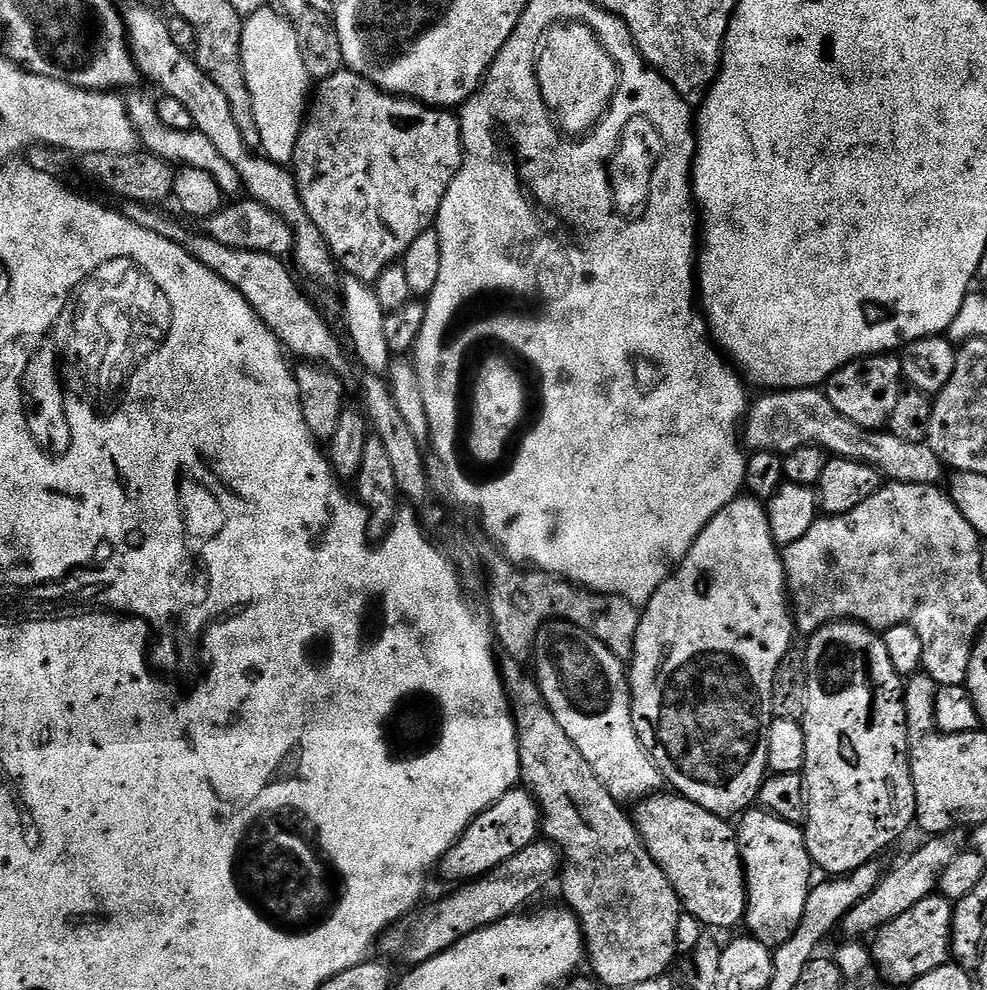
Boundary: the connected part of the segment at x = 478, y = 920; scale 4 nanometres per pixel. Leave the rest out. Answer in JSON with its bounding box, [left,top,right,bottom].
[382,838,561,966]

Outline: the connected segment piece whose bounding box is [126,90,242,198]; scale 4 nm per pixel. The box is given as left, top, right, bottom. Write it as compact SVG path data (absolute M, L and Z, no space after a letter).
M132 90L127 93L126 105L130 114L130 122L134 122L134 130L138 134L143 151L152 152L173 166L206 170L206 174L210 174L210 178L214 178L214 182L218 182L225 197L239 197L242 192L242 185L238 170L234 170L234 166L230 162L226 162L226 158L222 158L222 154L215 148L214 142L210 142L210 138L206 138L206 134L195 130L191 132L170 130L170 126L165 126L158 119L156 100L136 91L140 90Z

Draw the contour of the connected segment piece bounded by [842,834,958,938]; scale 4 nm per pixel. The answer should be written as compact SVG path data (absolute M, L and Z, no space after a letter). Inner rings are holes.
M936 834L929 844L924 844L917 850L913 856L908 856L892 873L890 871L883 877L880 884L869 896L854 906L846 914L842 923L842 931L844 930L848 938L864 938L860 936L871 937L880 931L890 922L894 922L894 918L898 918L898 914L906 914L906 910L910 910L914 906L918 906L918 902L922 902L922 898L933 895L937 891L942 874L946 870L946 866L950 866L950 862L954 862L954 858L958 853L958 846L952 840L947 840L947 835Z

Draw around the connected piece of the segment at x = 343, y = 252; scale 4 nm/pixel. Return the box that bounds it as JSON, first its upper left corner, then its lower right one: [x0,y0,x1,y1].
[290,70,464,285]

